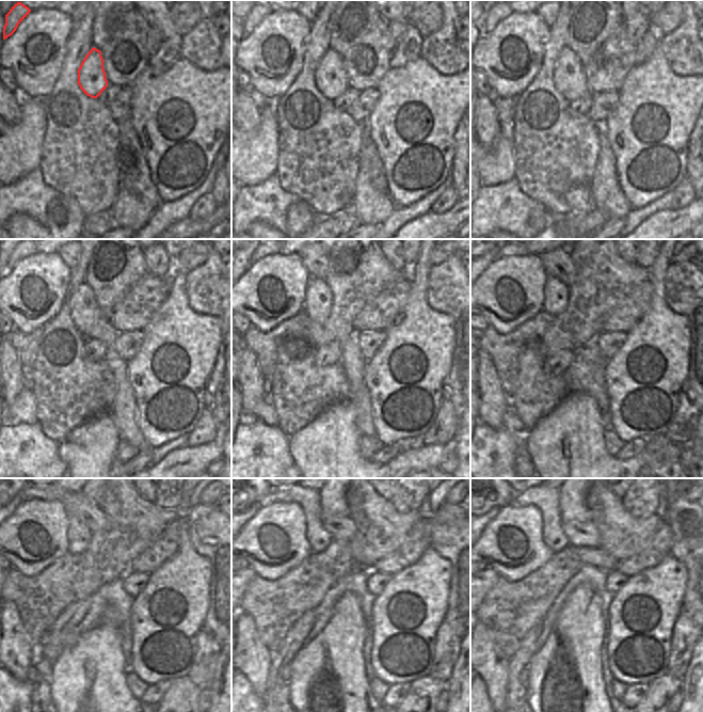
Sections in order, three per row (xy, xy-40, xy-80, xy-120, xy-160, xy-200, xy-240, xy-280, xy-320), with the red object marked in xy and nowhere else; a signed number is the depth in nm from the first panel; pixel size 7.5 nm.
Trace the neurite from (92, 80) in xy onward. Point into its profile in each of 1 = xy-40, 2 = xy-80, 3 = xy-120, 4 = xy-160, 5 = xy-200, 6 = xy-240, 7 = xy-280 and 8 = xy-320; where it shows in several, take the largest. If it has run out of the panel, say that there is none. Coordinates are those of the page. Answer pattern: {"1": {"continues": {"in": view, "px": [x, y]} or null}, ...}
{"1": {"continues": {"in": "xy-40", "px": [331, 77]}}, "2": {"continues": {"in": "xy-80", "px": [569, 75]}}, "3": {"continues": {"in": "xy-120", "px": [85, 313]}}, "4": {"continues": {"in": "xy-160", "px": [318, 302]}}, "5": {"continues": {"in": "xy-200", "px": [555, 294]}}, "6": {"continues": {"in": "xy-240", "px": [79, 536]}}, "7": {"continues": {"in": "xy-280", "px": [309, 500]}}, "8": {"continues": {"in": "xy-320", "px": [546, 500]}}}

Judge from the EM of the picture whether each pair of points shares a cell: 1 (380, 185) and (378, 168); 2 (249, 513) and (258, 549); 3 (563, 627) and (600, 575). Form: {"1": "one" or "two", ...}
{"1": "one", "2": "two", "3": "two"}

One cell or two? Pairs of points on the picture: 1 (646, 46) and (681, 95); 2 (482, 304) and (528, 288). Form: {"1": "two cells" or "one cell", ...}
{"1": "two cells", "2": "one cell"}

